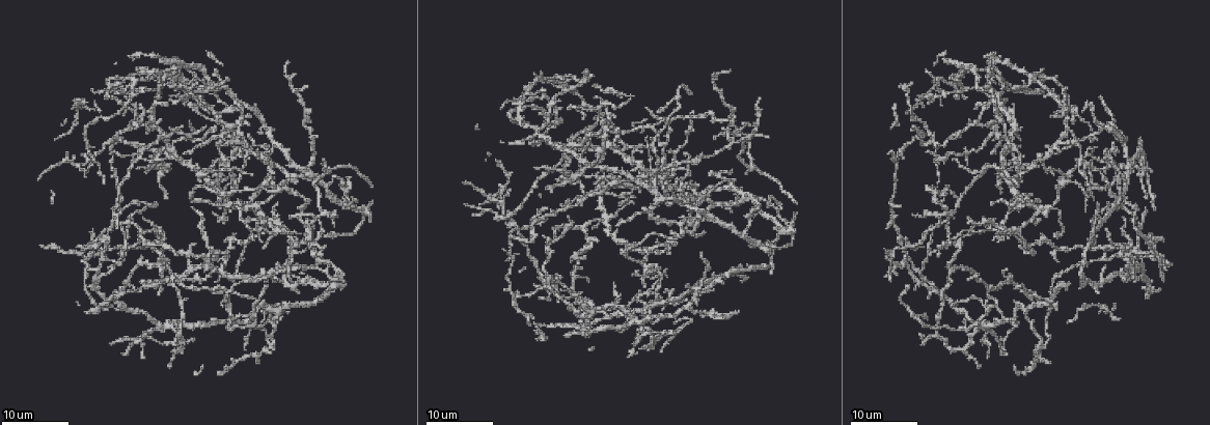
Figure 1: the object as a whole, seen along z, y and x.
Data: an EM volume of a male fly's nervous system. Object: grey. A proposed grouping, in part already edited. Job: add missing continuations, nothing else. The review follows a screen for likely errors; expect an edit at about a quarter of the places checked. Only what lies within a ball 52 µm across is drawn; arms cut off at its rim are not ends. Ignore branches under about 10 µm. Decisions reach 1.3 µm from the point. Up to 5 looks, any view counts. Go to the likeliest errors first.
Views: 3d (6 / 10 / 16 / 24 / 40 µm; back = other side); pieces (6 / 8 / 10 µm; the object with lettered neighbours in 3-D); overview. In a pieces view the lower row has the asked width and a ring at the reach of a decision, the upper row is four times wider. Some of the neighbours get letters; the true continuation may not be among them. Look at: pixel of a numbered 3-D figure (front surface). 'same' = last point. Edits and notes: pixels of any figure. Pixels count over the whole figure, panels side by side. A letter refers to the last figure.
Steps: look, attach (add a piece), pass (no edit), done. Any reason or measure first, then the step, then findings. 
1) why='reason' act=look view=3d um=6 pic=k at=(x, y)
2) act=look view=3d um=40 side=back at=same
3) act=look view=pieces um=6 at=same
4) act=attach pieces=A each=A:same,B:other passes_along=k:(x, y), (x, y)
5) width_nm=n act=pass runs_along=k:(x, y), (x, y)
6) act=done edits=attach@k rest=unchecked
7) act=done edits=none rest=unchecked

why='branch stops here' act=look view=3d um=16 pic=1 at=(1108, 128)

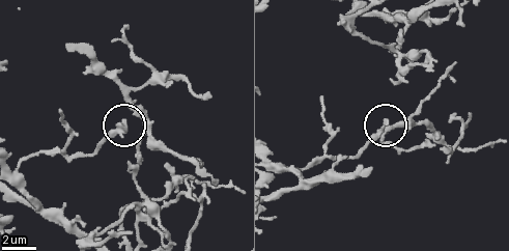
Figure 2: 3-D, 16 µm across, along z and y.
why='what lies round it' act=look view=pieces um=8 pic=2 at=(385, 121)

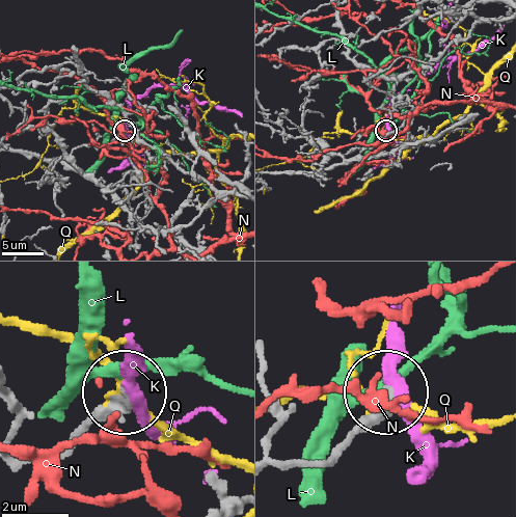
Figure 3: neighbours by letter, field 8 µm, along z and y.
width_nm=300 act=pass each=K:other,L:other,N:other,Q:other found='none of them fits'

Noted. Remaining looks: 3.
why='an open end' act=look view=3d um=16 pic=1 at=(614, 145)

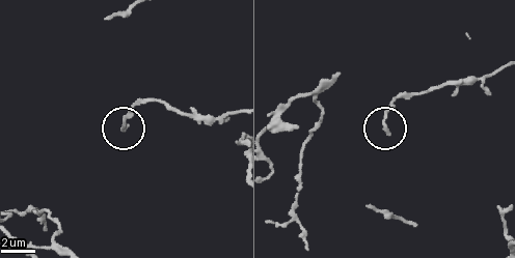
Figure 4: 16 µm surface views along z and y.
why='what lies round it' act=look view=pieces um=6 pic=4 at=(387, 130)

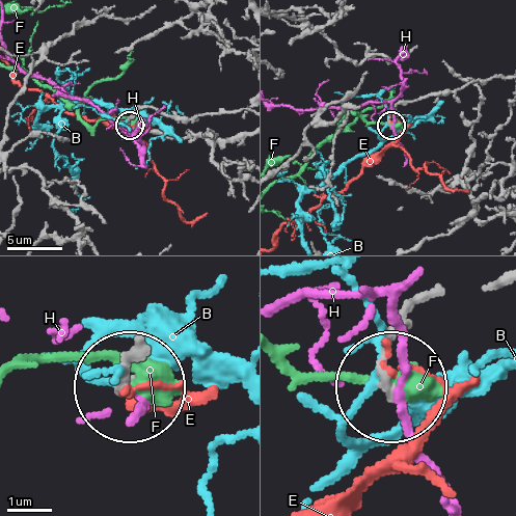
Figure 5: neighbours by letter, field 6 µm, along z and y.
act=pass each=B:other,E:other,F:other,H:other runs_along=5:(503, 78), (474, 80), (450, 91), (400, 104), (390, 125) found='no lettered piece goes on from it'

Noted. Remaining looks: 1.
act=done edits=none rest=unchecked

